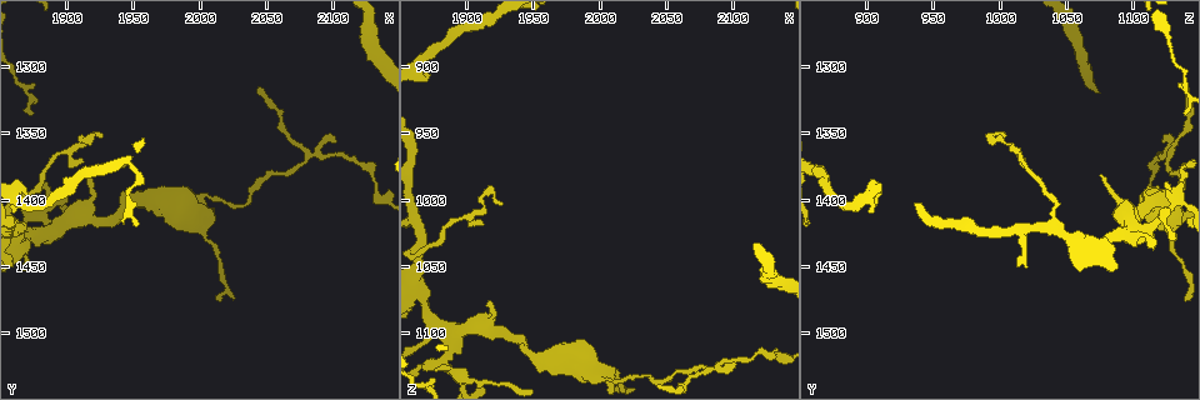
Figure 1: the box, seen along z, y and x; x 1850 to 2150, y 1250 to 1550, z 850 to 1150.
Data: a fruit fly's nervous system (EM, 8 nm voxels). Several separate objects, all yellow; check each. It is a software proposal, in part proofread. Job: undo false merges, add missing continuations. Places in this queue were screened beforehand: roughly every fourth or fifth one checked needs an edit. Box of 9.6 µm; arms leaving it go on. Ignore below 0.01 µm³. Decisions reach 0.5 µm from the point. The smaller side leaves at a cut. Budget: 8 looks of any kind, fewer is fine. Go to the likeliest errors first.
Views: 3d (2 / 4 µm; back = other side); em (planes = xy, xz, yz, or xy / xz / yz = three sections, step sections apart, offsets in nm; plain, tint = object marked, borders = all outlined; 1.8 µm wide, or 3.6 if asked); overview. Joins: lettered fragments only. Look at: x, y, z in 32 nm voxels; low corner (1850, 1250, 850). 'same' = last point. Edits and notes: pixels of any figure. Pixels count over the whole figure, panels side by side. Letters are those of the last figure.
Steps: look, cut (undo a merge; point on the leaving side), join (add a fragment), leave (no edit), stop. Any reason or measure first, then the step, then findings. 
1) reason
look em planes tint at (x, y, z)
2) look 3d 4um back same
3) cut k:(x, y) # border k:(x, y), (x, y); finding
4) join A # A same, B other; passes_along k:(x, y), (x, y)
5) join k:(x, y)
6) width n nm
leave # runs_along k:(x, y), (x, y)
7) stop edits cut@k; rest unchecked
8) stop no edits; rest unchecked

free end
look 3d 2um at (1868, 1406, 908)

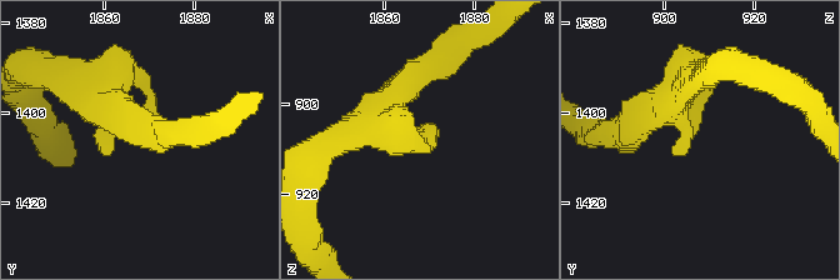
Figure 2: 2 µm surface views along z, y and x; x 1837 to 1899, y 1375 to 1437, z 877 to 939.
need the tissue
look em xy step 8 borders at (1869, 1406, 907)

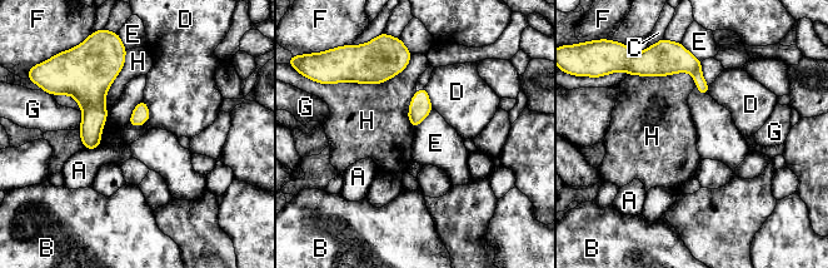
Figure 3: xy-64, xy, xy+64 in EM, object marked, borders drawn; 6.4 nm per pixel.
look em planes borders same

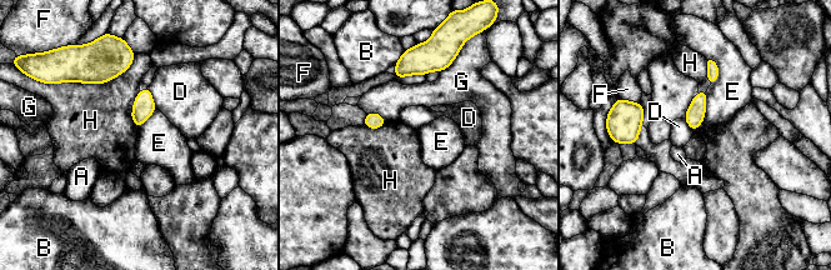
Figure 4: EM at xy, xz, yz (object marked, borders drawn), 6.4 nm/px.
leave # A other, B other, D other, E other, F other, G other, H other; border 4:(707, 90), (706, 113), (694, 131); none of them fits

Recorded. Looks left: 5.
thick turns thin
look 3d 4um back at (2008, 1432, 1128)

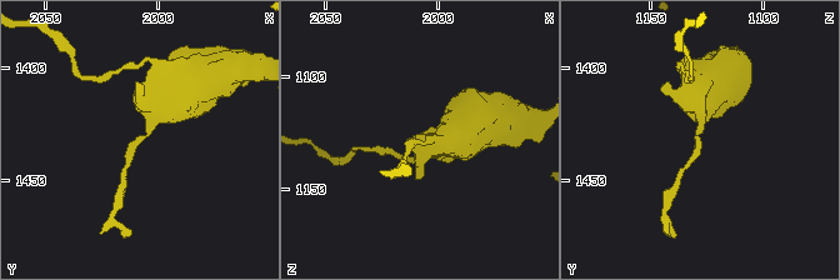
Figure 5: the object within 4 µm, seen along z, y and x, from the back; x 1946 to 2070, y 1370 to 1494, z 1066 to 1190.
need the tissue
look em 3.6um xz step 16 tint at (2009, 1432, 1129)

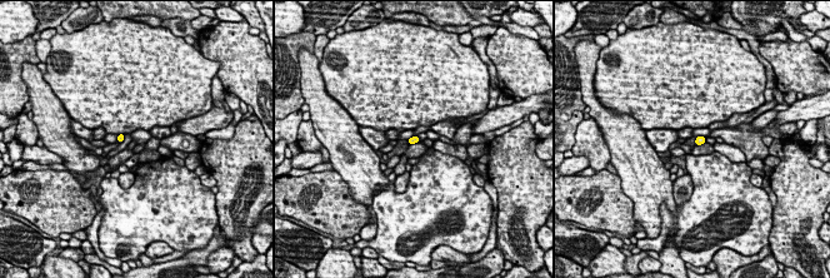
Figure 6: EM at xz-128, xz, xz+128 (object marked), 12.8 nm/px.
another direction
look em 3.6um planes borders same

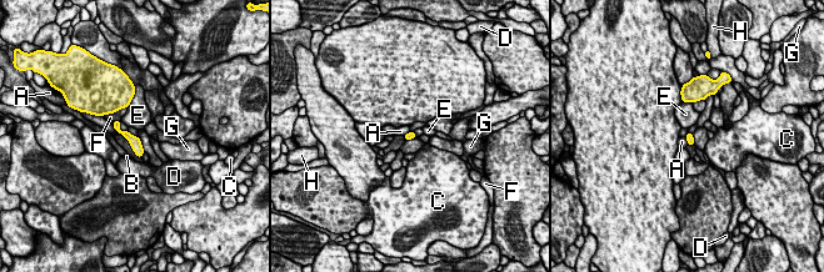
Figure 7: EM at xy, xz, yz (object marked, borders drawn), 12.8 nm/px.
leave # A other, B other, C other, D other, E other, F other, G other, H other; runs_along 7:(116, 124), (139, 152); one cell here

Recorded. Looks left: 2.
an open end
look 3d 2um back at (1918, 1380, 1076)

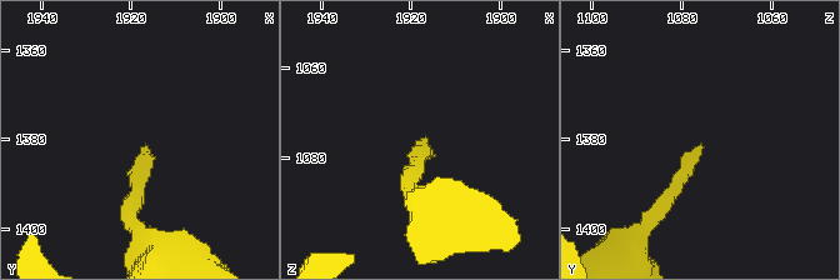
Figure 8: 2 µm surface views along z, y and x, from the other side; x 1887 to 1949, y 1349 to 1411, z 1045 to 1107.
shape alone is not enough
look em planes borders at (1917, 1381, 1076)

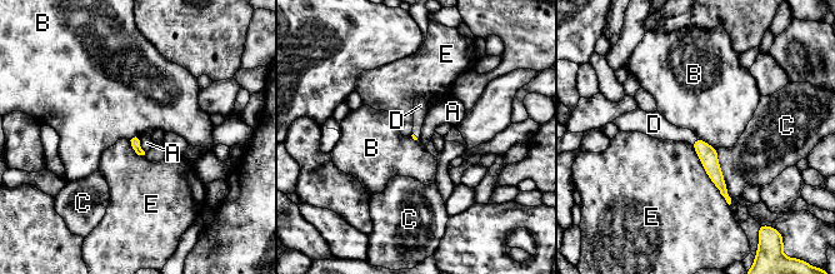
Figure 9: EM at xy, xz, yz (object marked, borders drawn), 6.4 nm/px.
join D # A other, B other, C other, D same, E other; it goes on there

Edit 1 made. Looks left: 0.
stop edits join@9; rest unchecked

